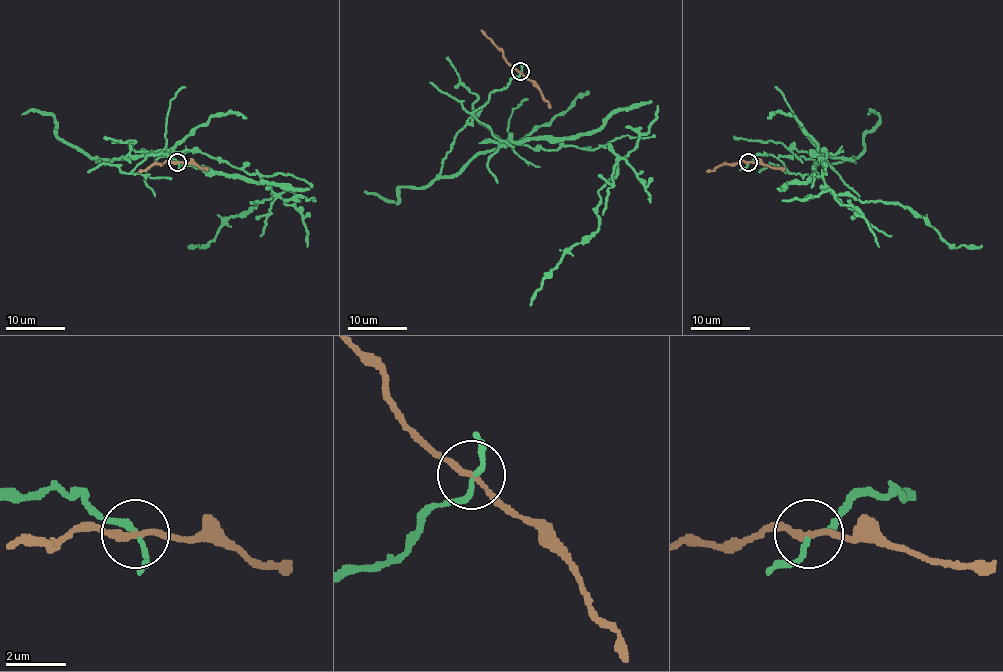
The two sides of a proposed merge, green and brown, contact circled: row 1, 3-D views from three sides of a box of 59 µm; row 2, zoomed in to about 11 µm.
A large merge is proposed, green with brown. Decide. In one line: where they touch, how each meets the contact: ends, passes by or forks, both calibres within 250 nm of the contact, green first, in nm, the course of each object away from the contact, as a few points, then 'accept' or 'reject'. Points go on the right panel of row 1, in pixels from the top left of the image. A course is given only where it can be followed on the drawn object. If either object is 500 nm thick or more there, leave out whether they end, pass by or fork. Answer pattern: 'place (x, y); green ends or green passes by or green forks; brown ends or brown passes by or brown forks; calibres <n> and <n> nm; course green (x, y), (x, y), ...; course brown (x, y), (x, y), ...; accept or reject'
place (748, 162); green passes by; brown passes by; calibres 170 and 200 nm; course green (748, 162), (765, 153), (824, 150), (824, 183), (833, 193), (904, 205), (949, 244), (981, 245); course brown (748, 162), (720, 164), (707, 171); reject

